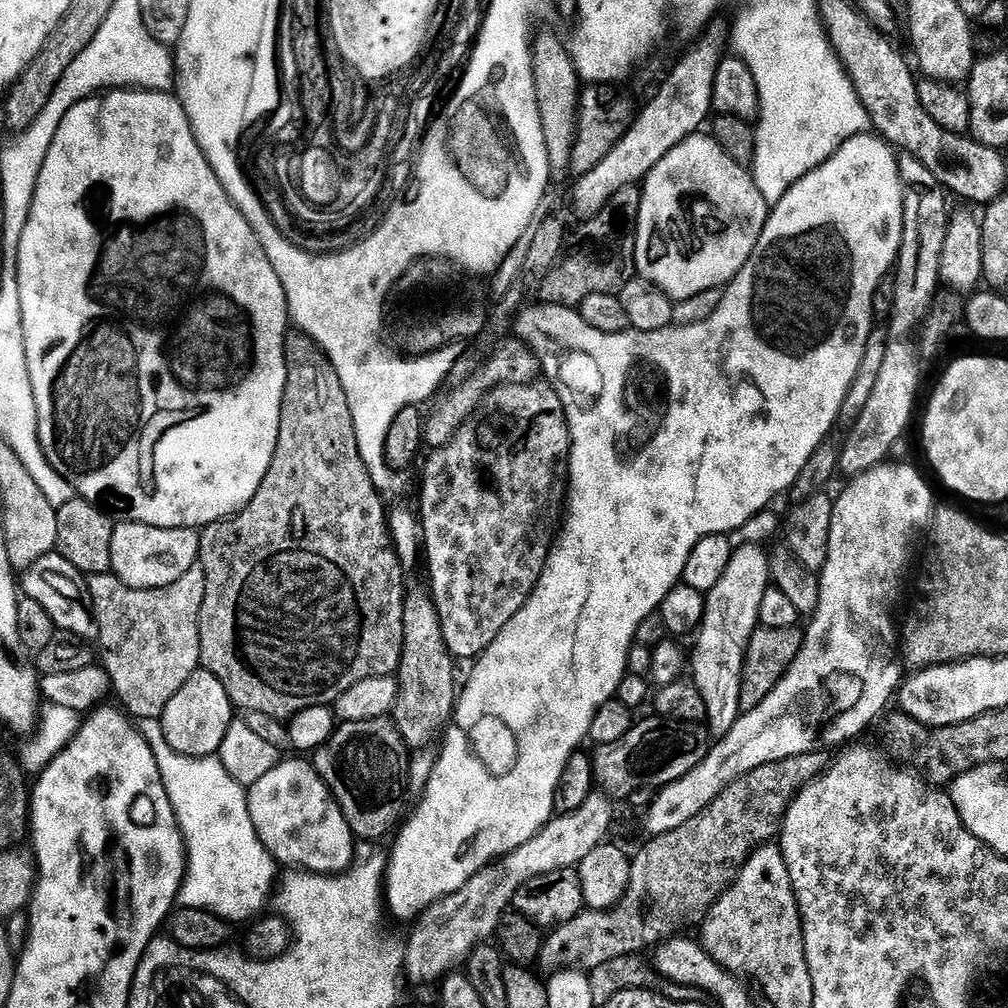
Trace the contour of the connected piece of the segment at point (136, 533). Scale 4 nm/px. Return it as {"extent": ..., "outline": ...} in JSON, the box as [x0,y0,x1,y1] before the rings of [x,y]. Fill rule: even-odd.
{"extent":[110,519,200,590],"outline":[[[130,519],[123,523],[117,523],[112,529],[110,554],[111,571],[126,586],[142,590],[165,588],[178,582],[186,570],[197,567],[200,558],[200,532],[197,529],[163,528]]]}

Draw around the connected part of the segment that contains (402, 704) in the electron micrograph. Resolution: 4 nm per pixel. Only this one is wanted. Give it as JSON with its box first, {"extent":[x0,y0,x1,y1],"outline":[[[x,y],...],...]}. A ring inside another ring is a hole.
{"extent":[392,587,458,751],"outline":[[[424,587],[407,591],[403,610],[404,648],[396,671],[399,692],[392,720],[413,751],[424,749],[451,721],[458,699],[458,680],[454,674],[455,659],[442,637],[441,620],[431,593]]]}

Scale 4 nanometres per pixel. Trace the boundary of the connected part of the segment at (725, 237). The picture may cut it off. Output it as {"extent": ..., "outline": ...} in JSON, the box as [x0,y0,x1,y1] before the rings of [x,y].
{"extent":[634,134,770,302],"outline":[[[697,134],[678,142],[674,150],[649,170],[642,181],[640,209],[634,229],[637,275],[674,302],[731,283],[750,258],[770,205],[762,198],[755,175],[726,152],[711,135]]]}

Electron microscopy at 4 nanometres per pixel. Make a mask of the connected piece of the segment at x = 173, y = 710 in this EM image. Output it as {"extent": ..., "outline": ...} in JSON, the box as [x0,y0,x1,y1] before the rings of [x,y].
{"extent":[158,670,234,758],"outline":[[[197,670],[170,698],[170,702],[160,715],[158,727],[164,731],[164,740],[173,748],[173,753],[184,758],[212,758],[219,753],[227,728],[234,719],[234,705],[228,697],[226,686],[205,670]]]}

